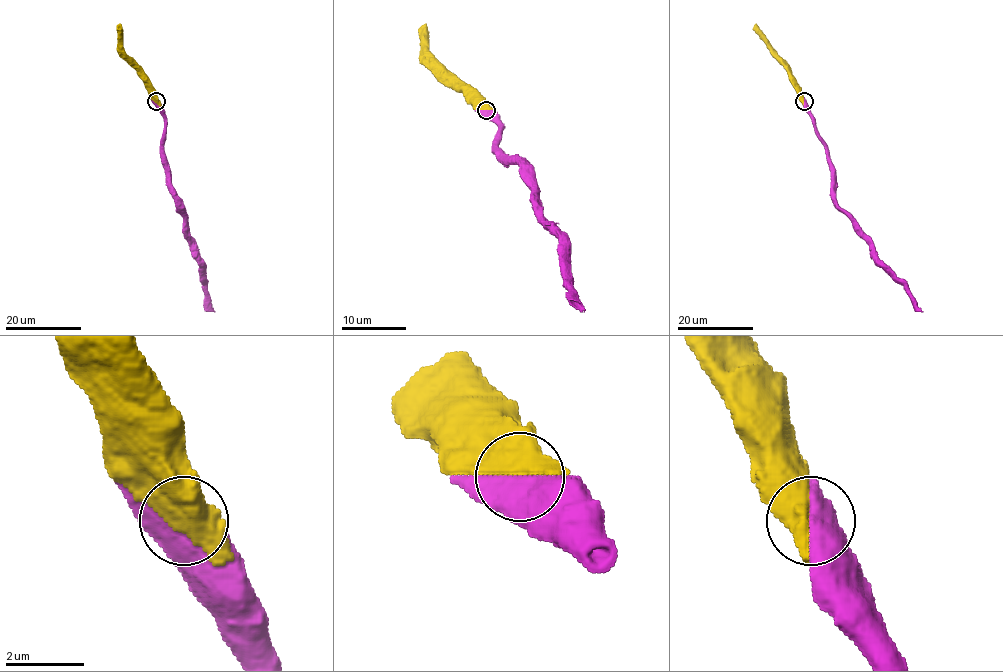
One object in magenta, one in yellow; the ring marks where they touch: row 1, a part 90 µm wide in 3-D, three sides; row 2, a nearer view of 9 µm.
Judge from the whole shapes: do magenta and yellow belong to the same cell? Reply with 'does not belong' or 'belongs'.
belongs

